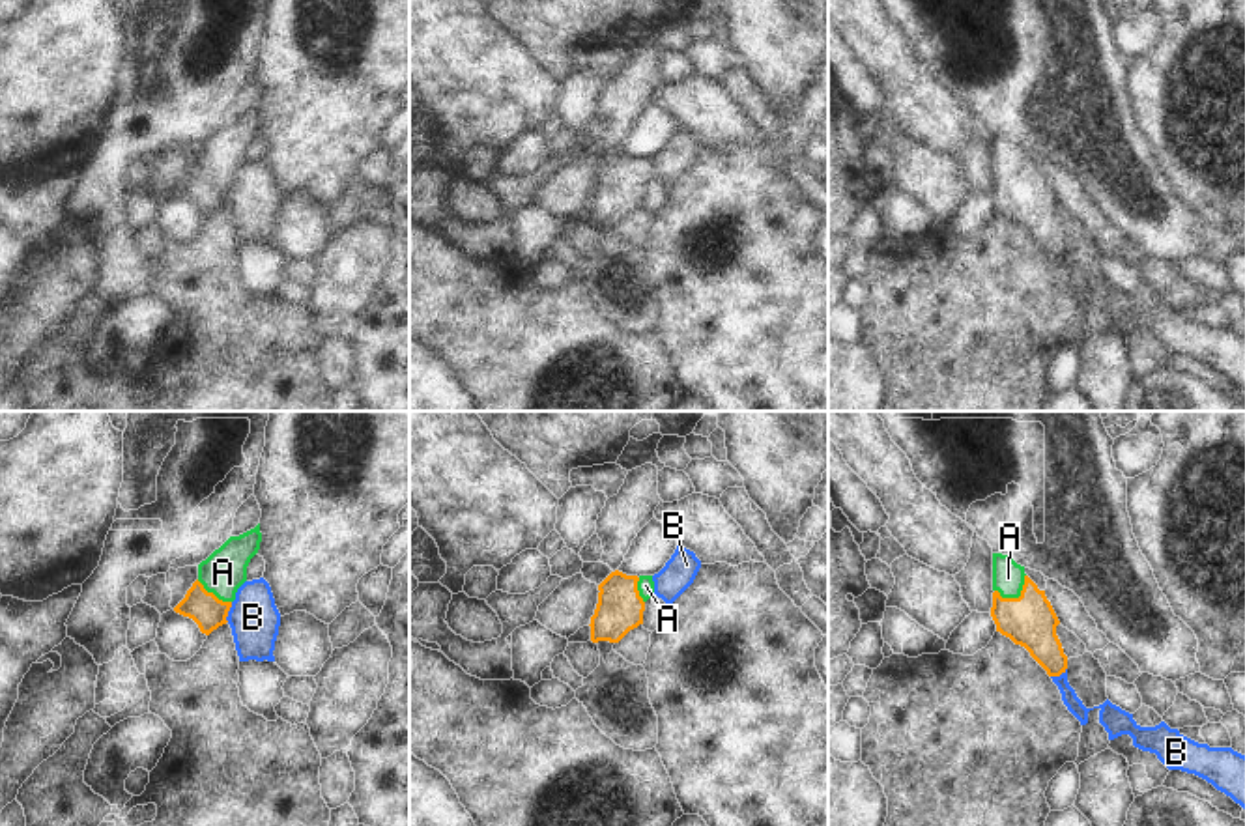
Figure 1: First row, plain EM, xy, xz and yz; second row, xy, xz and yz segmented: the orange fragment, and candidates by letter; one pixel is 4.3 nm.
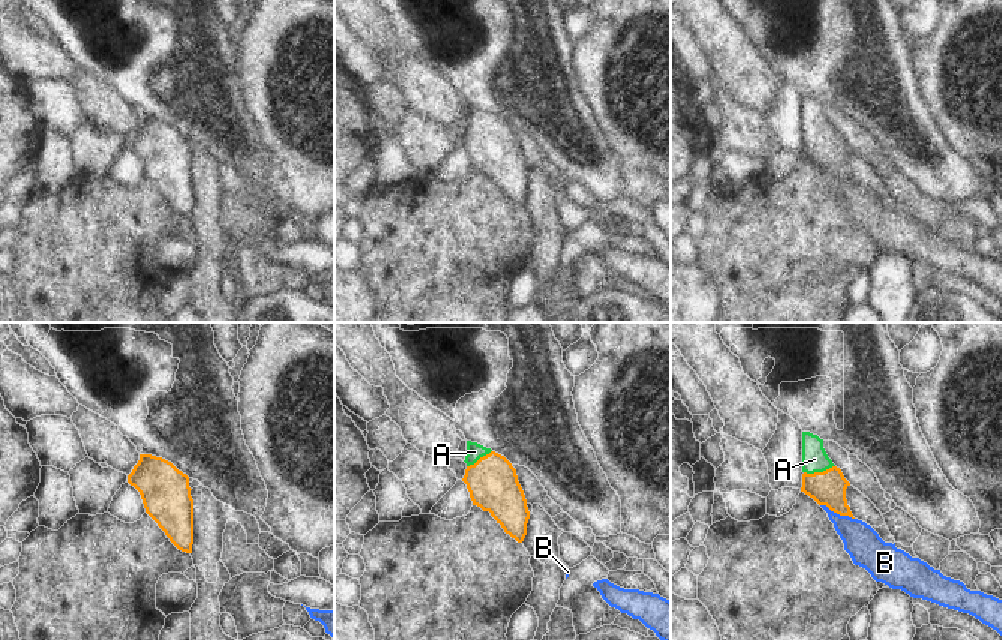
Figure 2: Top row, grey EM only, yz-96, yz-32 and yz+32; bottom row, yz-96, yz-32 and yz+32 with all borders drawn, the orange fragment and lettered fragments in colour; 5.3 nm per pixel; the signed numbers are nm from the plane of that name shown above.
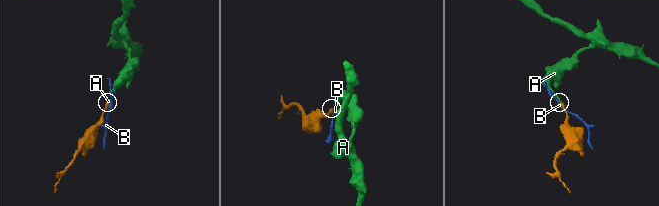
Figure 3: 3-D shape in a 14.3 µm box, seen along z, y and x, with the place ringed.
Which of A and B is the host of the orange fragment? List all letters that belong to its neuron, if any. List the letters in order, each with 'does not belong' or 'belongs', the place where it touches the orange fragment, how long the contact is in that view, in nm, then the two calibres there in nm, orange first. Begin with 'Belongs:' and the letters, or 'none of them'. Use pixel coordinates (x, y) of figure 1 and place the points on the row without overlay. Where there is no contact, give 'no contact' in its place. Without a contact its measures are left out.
Belongs: A
A: belongs; meets orange in yz at (1019, 178); contact 150 nm long; 220 nm thick on the orange side, 140 nm on the other
B: does not belong; meets orange in xy at (228, 191); contact 90 nm long; 150 nm thick on the orange side, 220 nm on the other

